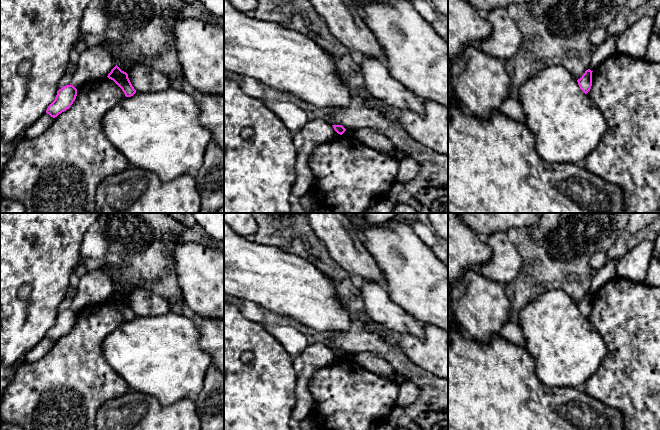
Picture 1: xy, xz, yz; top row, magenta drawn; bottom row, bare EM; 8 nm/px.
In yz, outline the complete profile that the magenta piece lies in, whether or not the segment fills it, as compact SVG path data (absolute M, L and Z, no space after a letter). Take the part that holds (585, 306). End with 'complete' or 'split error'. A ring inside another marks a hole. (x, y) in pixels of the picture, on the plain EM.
M590 293L586 294L580 303L577 304L580 313L587 318L592 310L592 296Z | complete

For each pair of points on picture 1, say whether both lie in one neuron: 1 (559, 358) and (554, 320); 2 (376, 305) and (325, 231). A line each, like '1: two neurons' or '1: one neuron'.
1: one neuron
2: two neurons

